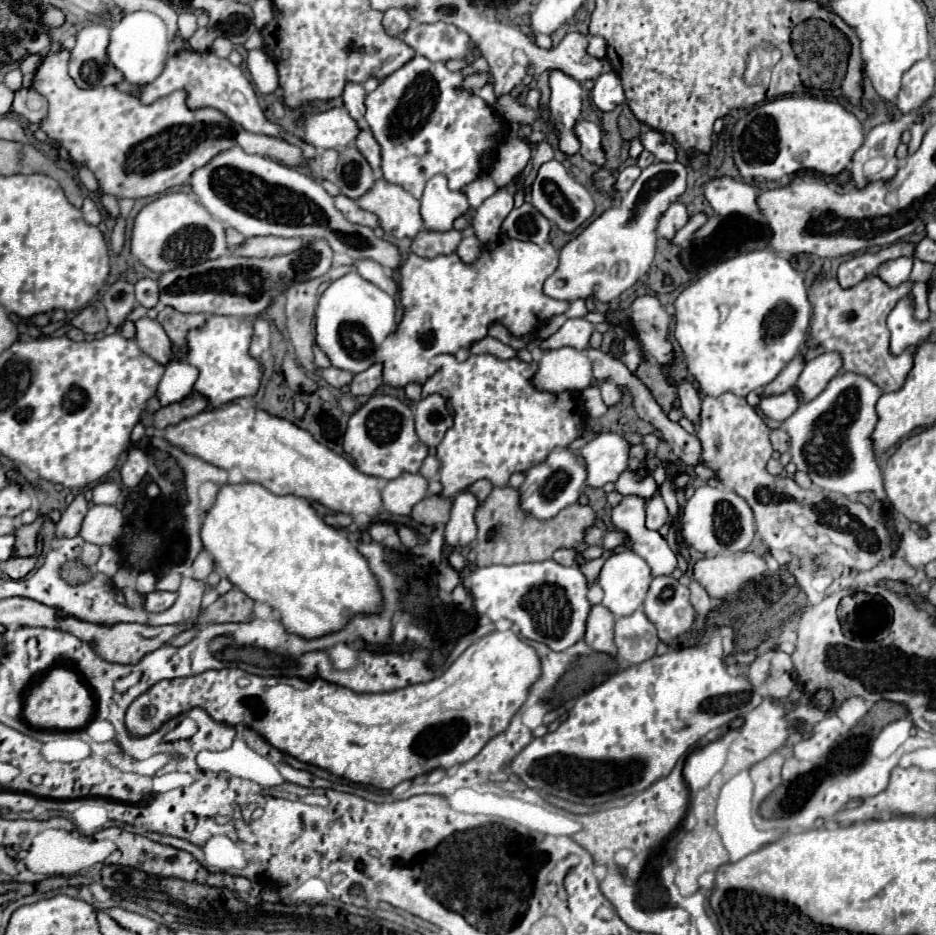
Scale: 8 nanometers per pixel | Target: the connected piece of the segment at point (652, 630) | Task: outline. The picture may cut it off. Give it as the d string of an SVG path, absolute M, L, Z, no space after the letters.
M638 609L628 617L618 617L614 627L614 643L618 659L628 665L638 665L656 653L658 635L656 627L646 619L644 611Z

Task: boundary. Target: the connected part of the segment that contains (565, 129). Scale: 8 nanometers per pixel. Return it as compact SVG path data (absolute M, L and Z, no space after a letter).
M550 71L550 87L552 97L548 107L558 133L558 145L564 155L572 157L578 153L578 135L574 135L574 123L578 123L582 111L582 85L560 71Z

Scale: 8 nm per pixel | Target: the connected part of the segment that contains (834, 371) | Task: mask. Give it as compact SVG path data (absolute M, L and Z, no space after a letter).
M822 353L816 359L808 361L796 381L796 389L800 391L802 401L812 401L814 397L818 397L828 381L838 375L840 367L842 359L838 353Z

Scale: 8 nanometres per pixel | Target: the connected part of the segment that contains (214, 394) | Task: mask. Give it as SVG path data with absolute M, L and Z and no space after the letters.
M214 315L208 317L208 321L200 329L192 329L188 333L190 353L182 353L180 349L174 351L176 359L198 367L200 377L194 389L204 397L208 397L210 407L216 409L238 397L252 397L258 391L262 369L260 363L248 355L250 339L252 339L252 319L238 321L238 317Z

